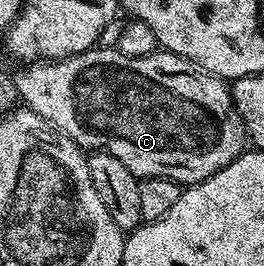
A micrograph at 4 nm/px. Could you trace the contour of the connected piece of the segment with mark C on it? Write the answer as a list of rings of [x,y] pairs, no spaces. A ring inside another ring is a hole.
[[[95,47],[85,49],[82,53],[77,53],[71,57],[60,57],[56,61],[35,61],[21,66],[22,70],[16,73],[16,88],[21,104],[27,109],[31,109],[40,119],[49,121],[55,129],[60,130],[68,139],[72,139],[84,151],[101,151],[110,155],[116,155],[128,171],[139,179],[148,177],[159,177],[160,179],[172,179],[183,187],[195,185],[228,167],[228,163],[236,160],[247,148],[248,138],[246,128],[240,119],[240,115],[234,109],[234,95],[231,86],[223,78],[214,77],[211,73],[206,73],[198,65],[192,64],[188,59],[184,59],[175,53],[165,51],[155,51],[143,57],[129,57],[119,51],[118,48],[104,49]]]

